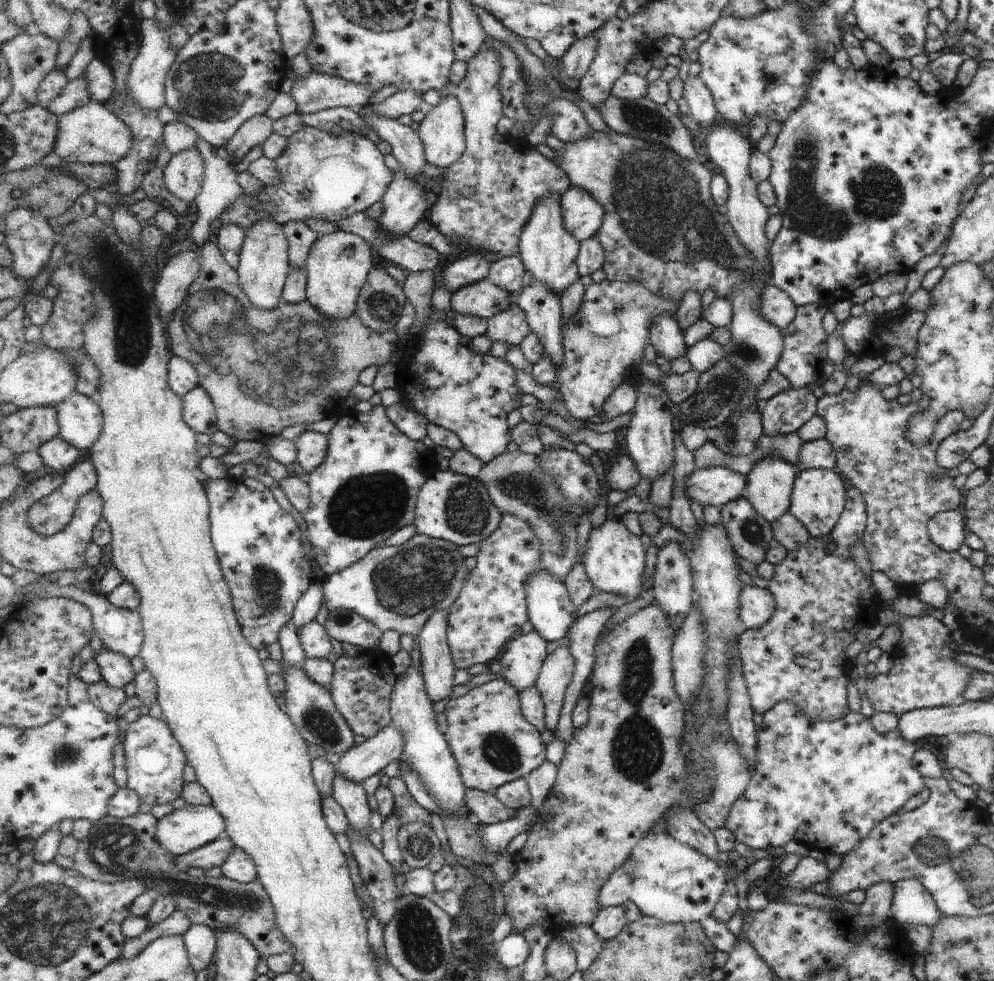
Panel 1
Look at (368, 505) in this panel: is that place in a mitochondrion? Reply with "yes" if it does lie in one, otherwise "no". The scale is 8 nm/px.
yes

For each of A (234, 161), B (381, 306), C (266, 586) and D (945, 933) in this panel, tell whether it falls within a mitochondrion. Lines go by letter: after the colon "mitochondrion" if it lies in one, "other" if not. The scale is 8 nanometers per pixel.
A: other
B: mitochondrion
C: mitochondrion
D: other

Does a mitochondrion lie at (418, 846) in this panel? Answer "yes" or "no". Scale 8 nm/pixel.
yes

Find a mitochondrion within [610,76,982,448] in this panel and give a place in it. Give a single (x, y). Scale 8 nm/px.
(811, 213)

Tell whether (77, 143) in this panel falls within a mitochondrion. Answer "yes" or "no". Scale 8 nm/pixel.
no

